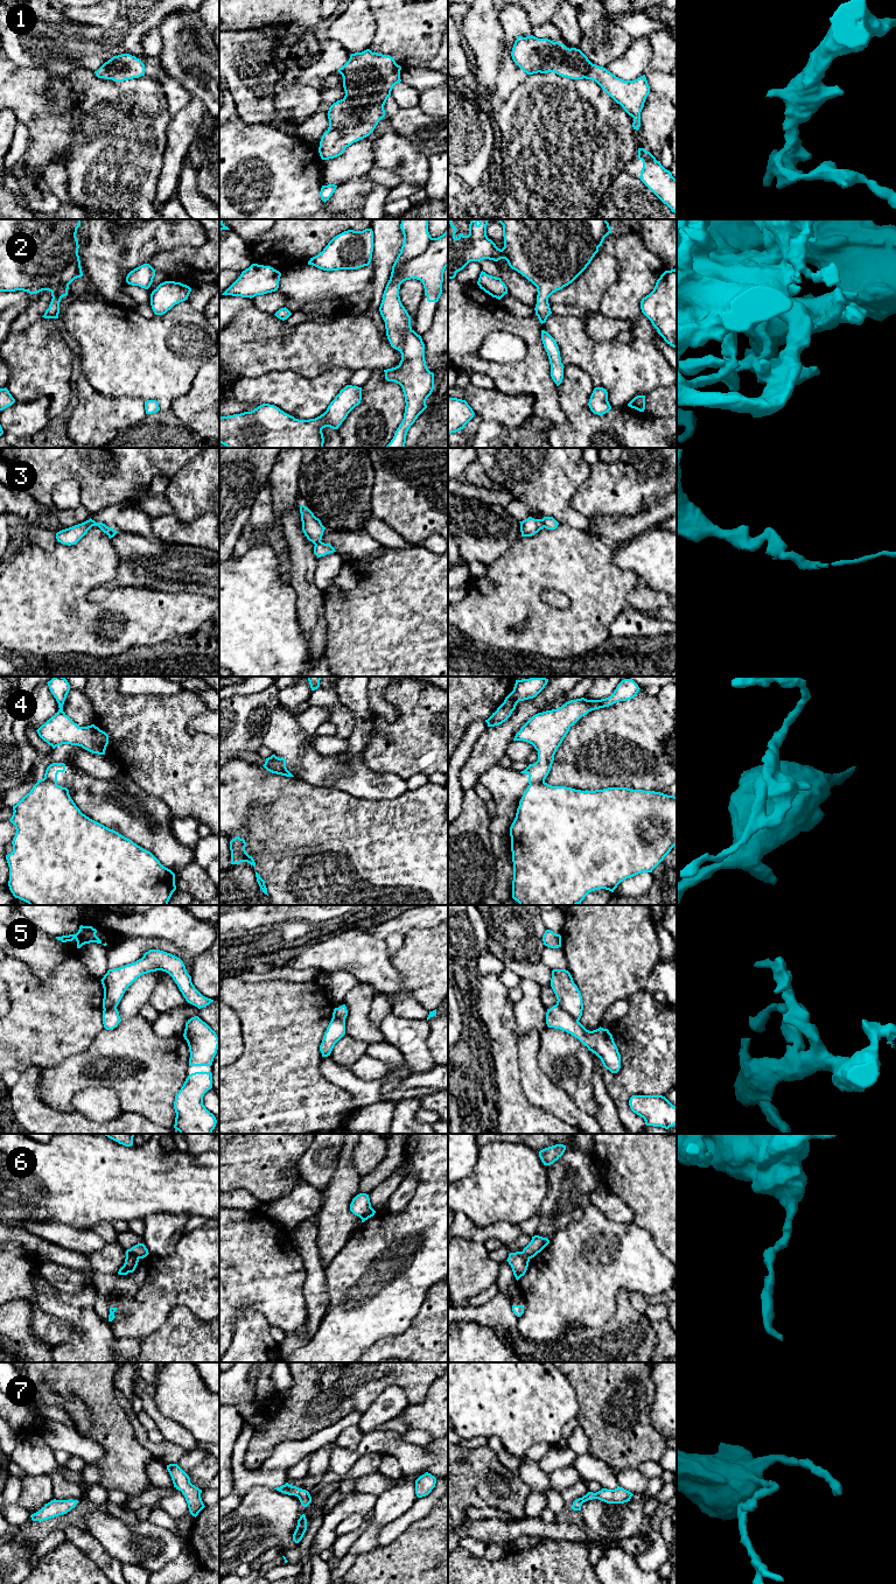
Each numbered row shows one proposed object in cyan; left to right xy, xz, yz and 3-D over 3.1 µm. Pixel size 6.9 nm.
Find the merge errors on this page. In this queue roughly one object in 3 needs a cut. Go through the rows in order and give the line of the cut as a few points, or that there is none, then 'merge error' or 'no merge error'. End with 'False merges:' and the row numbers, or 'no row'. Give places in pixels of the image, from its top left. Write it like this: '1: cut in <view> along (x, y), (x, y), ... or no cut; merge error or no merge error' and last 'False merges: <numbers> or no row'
1: no cut; no merge error
2: no cut; no merge error
3: cut in yz along (541, 519), (544, 526); merge error
4: cut in yz along (544, 780), (530, 785); merge error
5: cut in yz along (557, 1003), (578, 1021); merge error
6: cut in xz along (371, 1207), (361, 1218); merge error
7: no cut; no merge error
False merges: 3, 4, 5, 6

